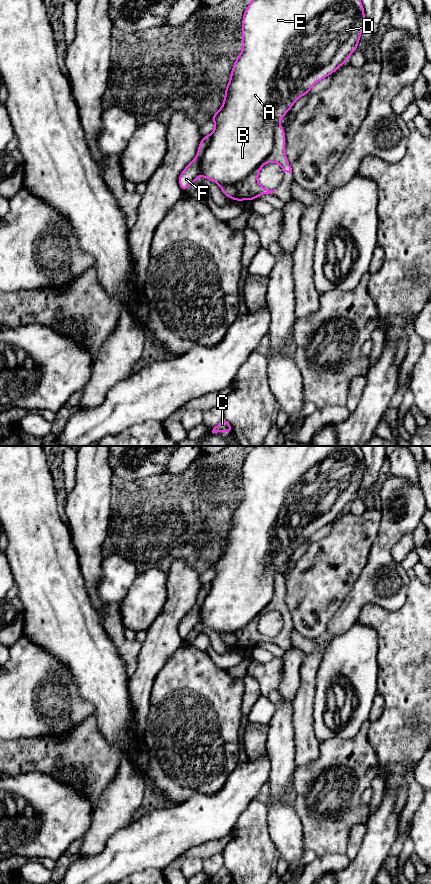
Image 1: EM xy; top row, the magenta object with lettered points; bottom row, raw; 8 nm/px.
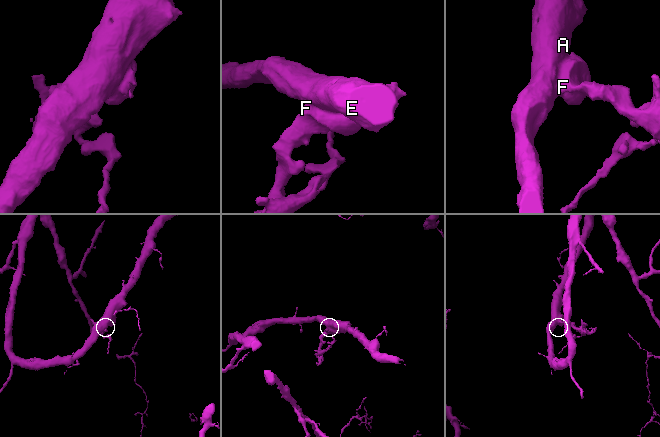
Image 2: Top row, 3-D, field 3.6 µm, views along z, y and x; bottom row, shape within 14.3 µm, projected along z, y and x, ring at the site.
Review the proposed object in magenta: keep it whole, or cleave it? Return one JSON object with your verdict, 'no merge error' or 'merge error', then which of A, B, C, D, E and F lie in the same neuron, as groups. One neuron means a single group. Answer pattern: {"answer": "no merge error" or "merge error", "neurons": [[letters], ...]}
{"answer": "merge error", "neurons": [["A", "B", "D", "E"], ["C", "F"]]}

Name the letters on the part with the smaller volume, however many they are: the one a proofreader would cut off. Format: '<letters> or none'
C, F

